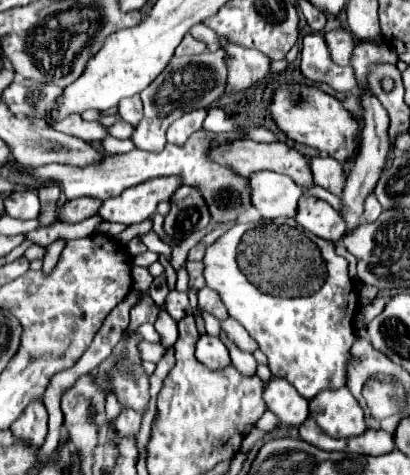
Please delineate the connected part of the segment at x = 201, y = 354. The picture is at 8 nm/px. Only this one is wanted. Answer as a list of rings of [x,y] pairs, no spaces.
[[[202,334],[196,342],[196,360],[210,370],[222,370],[230,364],[230,356],[226,346],[218,336]]]

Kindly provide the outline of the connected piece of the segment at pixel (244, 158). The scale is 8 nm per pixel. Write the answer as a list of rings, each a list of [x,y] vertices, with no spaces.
[[[254,140],[228,142],[228,146],[220,146],[220,150],[212,150],[212,162],[222,162],[224,166],[232,168],[234,174],[240,174],[240,176],[248,176],[248,174],[258,172],[258,170],[272,170],[272,172],[290,176],[302,188],[310,188],[314,184],[312,172],[306,164],[306,158],[282,142],[272,142],[272,144],[260,144]]]

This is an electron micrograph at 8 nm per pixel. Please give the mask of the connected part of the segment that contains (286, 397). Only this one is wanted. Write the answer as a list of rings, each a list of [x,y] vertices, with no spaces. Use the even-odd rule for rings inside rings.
[[[274,376],[264,384],[264,402],[286,426],[300,426],[308,418],[308,400],[290,382],[284,382],[284,378]]]

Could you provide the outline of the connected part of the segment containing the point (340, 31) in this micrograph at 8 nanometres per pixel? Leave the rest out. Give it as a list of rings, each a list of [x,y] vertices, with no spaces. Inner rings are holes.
[[[334,28],[330,32],[324,34],[326,42],[328,42],[328,48],[330,48],[330,54],[332,54],[332,60],[340,66],[348,64],[350,58],[352,58],[352,46],[356,44],[354,36],[344,30],[344,28]]]

